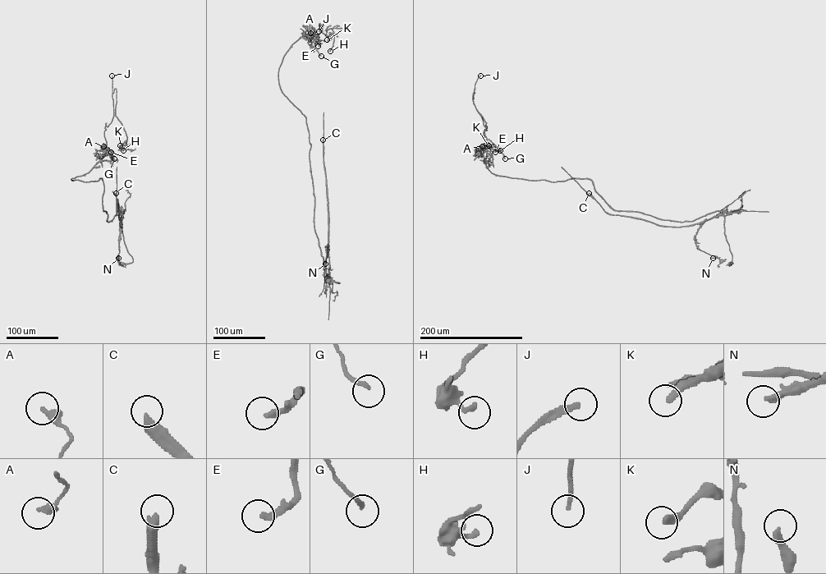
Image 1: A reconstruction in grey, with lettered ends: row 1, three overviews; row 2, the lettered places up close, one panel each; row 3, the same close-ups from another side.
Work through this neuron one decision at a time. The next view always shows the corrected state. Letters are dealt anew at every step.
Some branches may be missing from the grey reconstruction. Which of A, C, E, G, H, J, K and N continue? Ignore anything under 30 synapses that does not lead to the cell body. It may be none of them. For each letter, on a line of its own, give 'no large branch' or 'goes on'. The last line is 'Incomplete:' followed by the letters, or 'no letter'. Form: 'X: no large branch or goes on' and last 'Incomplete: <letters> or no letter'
A: no large branch
C: goes on
E: goes on
G: no large branch
H: no large branch
J: goes on
K: goes on
N: no large branch
Incomplete: C, E, J, K

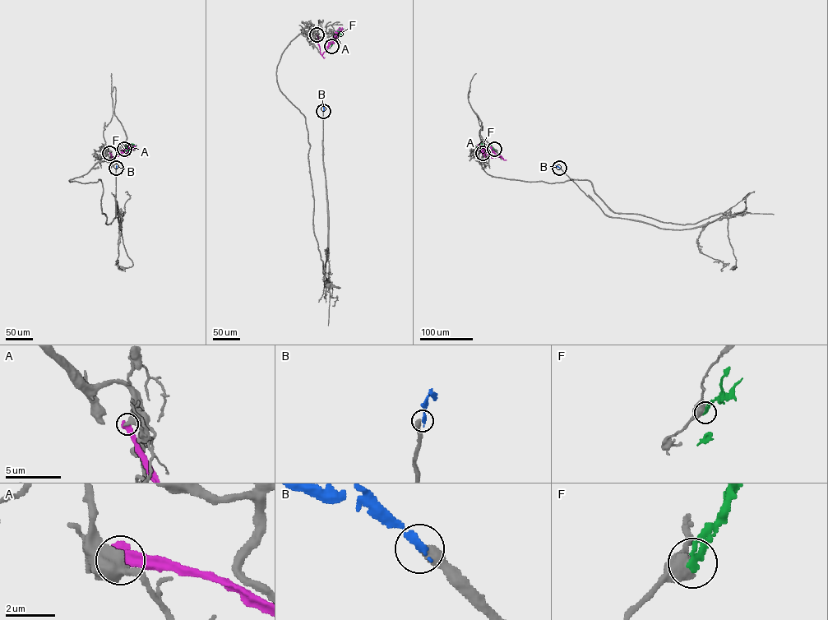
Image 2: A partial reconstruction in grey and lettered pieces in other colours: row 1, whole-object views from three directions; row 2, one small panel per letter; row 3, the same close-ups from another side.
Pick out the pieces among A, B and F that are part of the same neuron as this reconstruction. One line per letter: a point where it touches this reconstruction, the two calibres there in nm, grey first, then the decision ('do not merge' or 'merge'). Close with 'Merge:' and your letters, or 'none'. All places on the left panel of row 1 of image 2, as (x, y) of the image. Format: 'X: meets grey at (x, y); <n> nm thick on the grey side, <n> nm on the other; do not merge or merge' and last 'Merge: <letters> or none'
A: meets grey at (109, 153); 600 nm thick on the grey side, 650 nm on the other; do not merge
B: meets grey at (116, 168); 420 nm thick on the grey side, 320 nm on the other; do not merge
F: meets grey at (124, 149); 600 nm thick on the grey side, 280 nm on the other; do not merge
Merge: none

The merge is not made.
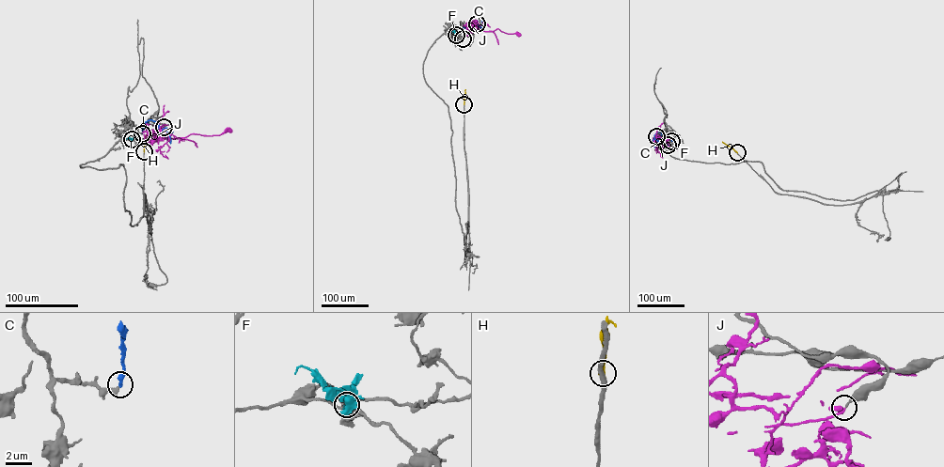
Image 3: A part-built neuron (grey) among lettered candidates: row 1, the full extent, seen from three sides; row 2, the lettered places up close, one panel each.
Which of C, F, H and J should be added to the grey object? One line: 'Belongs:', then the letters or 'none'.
Belongs: none

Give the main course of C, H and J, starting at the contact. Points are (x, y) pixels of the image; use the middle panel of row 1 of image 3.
C: (463, 38), (463, 33), (471, 23), (479, 21), (479, 30)
H: (464, 104), (465, 89)
J: (477, 23), (475, 25), (482, 31), (498, 28), (520, 36)

